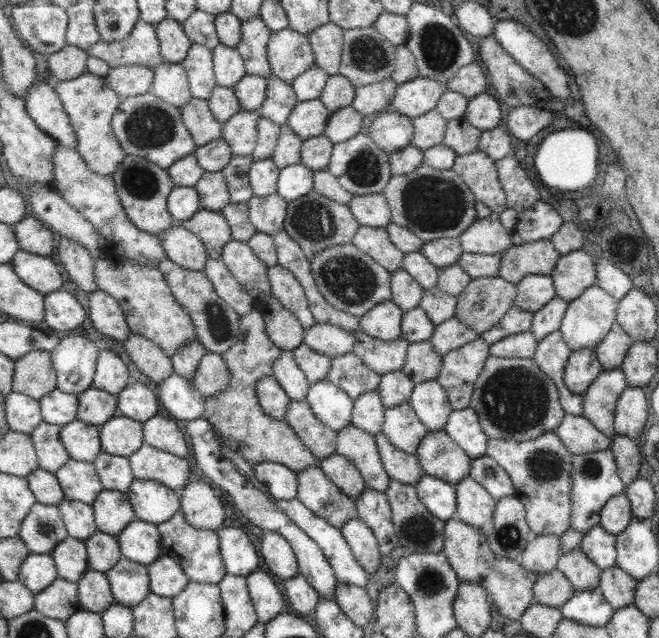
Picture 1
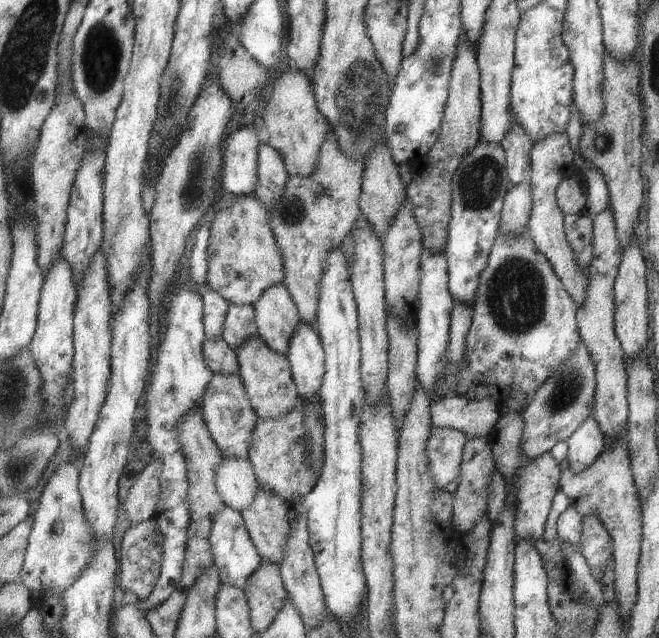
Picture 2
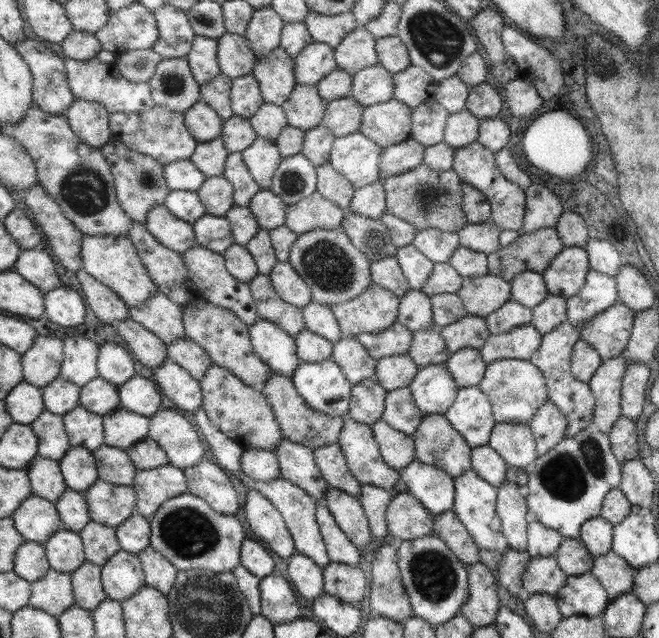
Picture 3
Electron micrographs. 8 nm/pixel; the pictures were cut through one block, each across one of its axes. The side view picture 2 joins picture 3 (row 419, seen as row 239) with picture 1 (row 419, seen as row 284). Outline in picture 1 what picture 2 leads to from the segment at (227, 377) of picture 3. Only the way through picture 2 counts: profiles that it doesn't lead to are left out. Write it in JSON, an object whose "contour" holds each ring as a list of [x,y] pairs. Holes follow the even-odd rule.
{"contour":[[[257,307],[240,319],[240,341],[222,355],[231,373],[229,389],[217,397],[206,398],[205,418],[213,424],[226,445],[253,465],[262,462],[283,463],[296,472],[318,466],[320,460],[305,446],[293,428],[285,420],[279,421],[269,416],[257,396],[259,379],[273,376],[273,364],[277,363],[283,349],[268,335],[264,314]]]}

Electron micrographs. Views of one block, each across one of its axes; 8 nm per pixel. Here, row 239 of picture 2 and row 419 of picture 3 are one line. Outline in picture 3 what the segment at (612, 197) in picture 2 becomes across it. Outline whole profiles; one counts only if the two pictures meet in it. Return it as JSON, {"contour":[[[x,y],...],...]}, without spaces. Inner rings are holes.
{"contour":[[[620,414],[607,436],[610,442],[610,451],[619,462],[623,463],[629,459],[638,458],[634,421]]]}

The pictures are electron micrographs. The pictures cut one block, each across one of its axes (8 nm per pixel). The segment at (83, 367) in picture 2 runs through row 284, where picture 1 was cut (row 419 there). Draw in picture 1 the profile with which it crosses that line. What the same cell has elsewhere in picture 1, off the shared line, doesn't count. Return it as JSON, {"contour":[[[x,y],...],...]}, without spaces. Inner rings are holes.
{"contour":[[[89,388],[79,395],[78,399],[80,400],[78,420],[88,424],[101,427],[119,413],[118,396],[108,391]]]}

